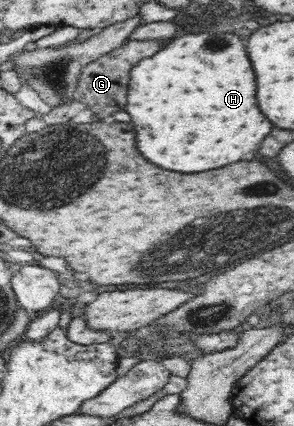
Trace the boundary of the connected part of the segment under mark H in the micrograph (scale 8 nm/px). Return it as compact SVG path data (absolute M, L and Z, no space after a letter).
M213 30L173 37L155 56L140 60L130 70L128 86L127 112L137 130L137 148L149 162L165 170L195 174L239 162L249 158L273 128L257 106L255 74L245 44L237 34Z

